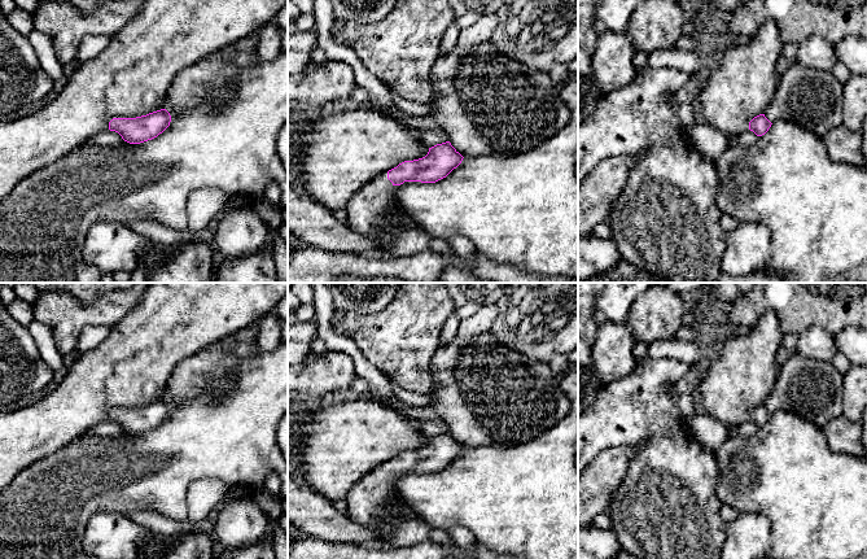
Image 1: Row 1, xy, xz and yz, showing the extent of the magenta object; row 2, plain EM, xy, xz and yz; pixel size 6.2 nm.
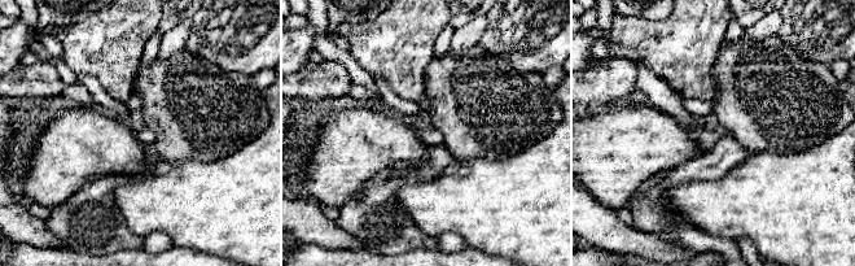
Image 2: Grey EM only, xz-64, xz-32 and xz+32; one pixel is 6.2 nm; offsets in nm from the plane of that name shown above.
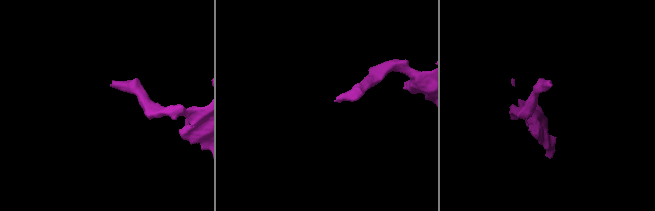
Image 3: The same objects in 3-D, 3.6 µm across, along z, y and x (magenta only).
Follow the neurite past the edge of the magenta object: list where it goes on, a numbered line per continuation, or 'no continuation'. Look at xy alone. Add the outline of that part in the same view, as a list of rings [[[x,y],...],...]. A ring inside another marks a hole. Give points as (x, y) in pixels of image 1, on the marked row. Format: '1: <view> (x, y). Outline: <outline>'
no continuation

